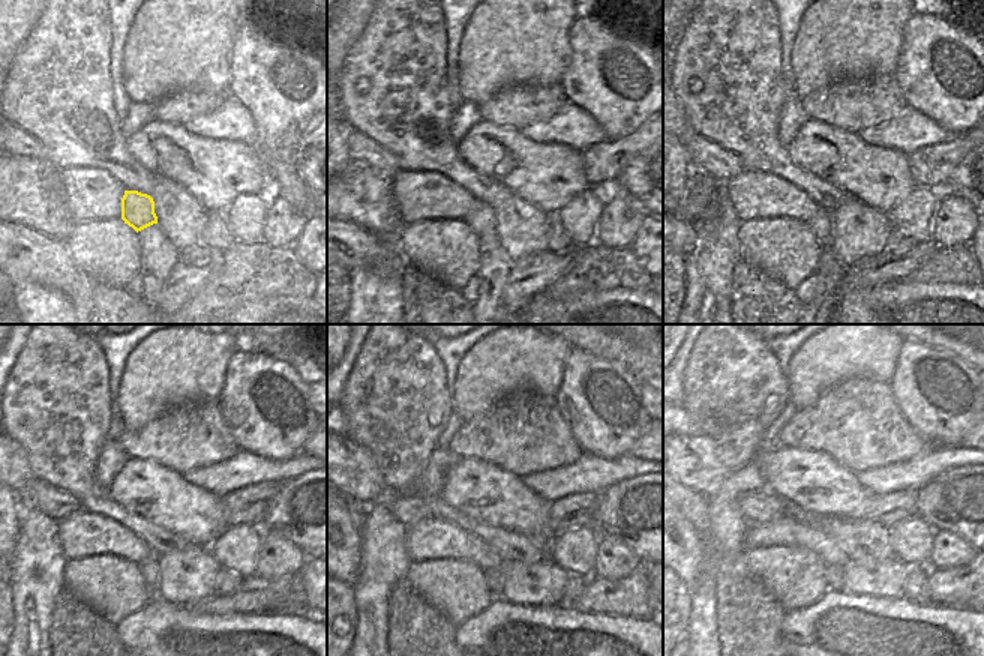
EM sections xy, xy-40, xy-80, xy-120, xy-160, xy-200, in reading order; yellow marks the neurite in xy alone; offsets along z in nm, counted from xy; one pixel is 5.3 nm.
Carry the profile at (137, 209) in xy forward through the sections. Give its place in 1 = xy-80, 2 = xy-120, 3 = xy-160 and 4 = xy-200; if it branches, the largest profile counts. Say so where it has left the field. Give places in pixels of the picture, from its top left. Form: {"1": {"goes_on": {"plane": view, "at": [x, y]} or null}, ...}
{"1": {"goes_on": {"plane": "xy-80", "at": [819, 225]}}, "2": {"goes_on": {"plane": "xy-120", "at": [150, 569]}}, "3": {"goes_on": {"plane": "xy-160", "at": [494, 577]}}, "4": {"goes_on": {"plane": "xy-200", "at": [834, 578]}}}

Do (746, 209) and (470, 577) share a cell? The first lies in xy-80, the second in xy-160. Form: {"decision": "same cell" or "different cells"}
{"decision": "different cells"}

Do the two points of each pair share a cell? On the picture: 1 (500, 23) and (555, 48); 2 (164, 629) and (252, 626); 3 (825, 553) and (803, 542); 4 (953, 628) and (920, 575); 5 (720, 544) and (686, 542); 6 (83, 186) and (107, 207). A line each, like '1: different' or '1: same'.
1: same
2: same
3: same
4: different
5: different
6: same

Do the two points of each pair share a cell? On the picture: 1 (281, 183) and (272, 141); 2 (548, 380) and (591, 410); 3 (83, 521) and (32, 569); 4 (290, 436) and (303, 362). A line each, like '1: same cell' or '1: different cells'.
1: same cell
2: different cells
3: different cells
4: different cells

